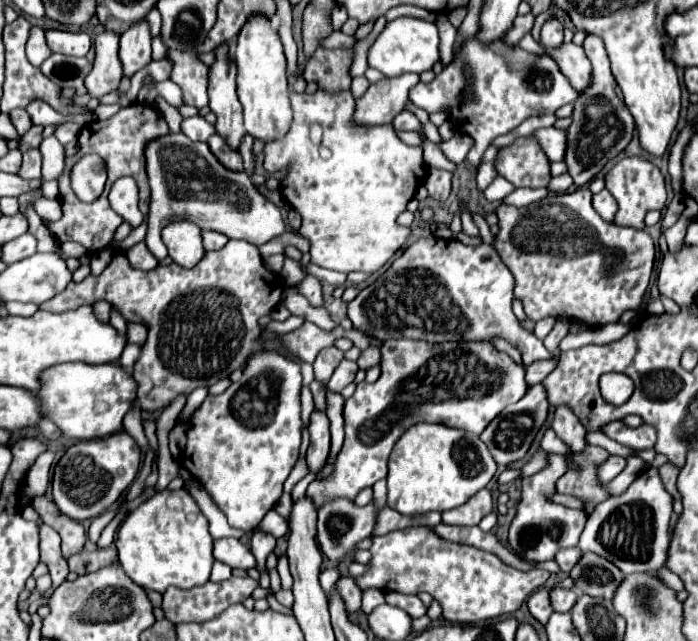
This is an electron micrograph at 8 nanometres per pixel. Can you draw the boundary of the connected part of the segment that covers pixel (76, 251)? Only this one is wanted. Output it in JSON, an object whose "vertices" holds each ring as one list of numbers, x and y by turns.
{"vertices":[[61,243,61,257,69,259,69,257,81,257,87,251,77,243]]}

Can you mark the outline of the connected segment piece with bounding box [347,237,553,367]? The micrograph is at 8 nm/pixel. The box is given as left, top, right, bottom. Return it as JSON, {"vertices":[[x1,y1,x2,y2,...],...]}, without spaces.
{"vertices":[[421,237,415,243,411,243,393,263,391,267,377,277,375,283,361,289,359,295,349,303,347,317,353,323,353,329,385,341,395,337,407,337,407,339,425,339,429,343,445,343,445,341,487,341,493,343,495,339,505,339,511,345,515,345,521,355,525,367,539,359,549,359,553,353,549,353,533,333,523,329,517,321,517,317,511,311,513,303,513,285,515,279,507,265,503,265,501,257,491,245,481,247,467,247,457,241,443,241,437,237]]}

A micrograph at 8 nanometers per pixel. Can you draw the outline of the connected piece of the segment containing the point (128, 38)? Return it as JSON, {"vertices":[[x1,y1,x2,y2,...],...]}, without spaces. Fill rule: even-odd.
{"vertices":[[147,21,133,25,119,39,119,61,123,65,123,75,133,77,139,69,151,63,151,35]]}

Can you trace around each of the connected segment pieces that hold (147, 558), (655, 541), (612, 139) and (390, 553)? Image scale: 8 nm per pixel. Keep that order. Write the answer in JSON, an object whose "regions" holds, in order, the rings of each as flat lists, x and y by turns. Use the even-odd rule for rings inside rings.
{"regions":[[[159,491,127,515,117,531,117,551,123,571,145,589,165,591,169,585,191,589,209,581,213,567,213,537,195,499,185,491]],[[647,467,621,495,609,497,595,507,595,513,587,519,583,537,579,541,581,551,595,553,621,569,621,573,657,571,667,565,669,555,669,521,673,515,673,497,665,491,659,471]],[[587,35,583,49,593,65,591,85,585,91,581,91,577,101,573,103,573,115,571,115,573,123,567,127,567,149,565,149,565,163,569,175,579,187,591,181,605,167,607,161,617,157,629,145,635,131,635,121,623,101,621,89,615,85,615,79,611,75,603,41,599,41,599,37]],[[411,527,411,529,401,529,395,533,387,533,383,537,373,537,373,547,371,547,371,569,357,577,357,585,361,589,377,587,383,591,399,591,399,593,411,593,417,595,421,591,431,593,443,607,443,617,455,623,477,623,483,619,493,619,501,615,515,613,521,603,539,587,545,585,549,579,549,571,543,569,533,569,533,571,519,571,509,565,505,565,497,555,487,553,483,549,471,547,471,545,461,545,461,543,451,543,439,539,429,527]]]}

